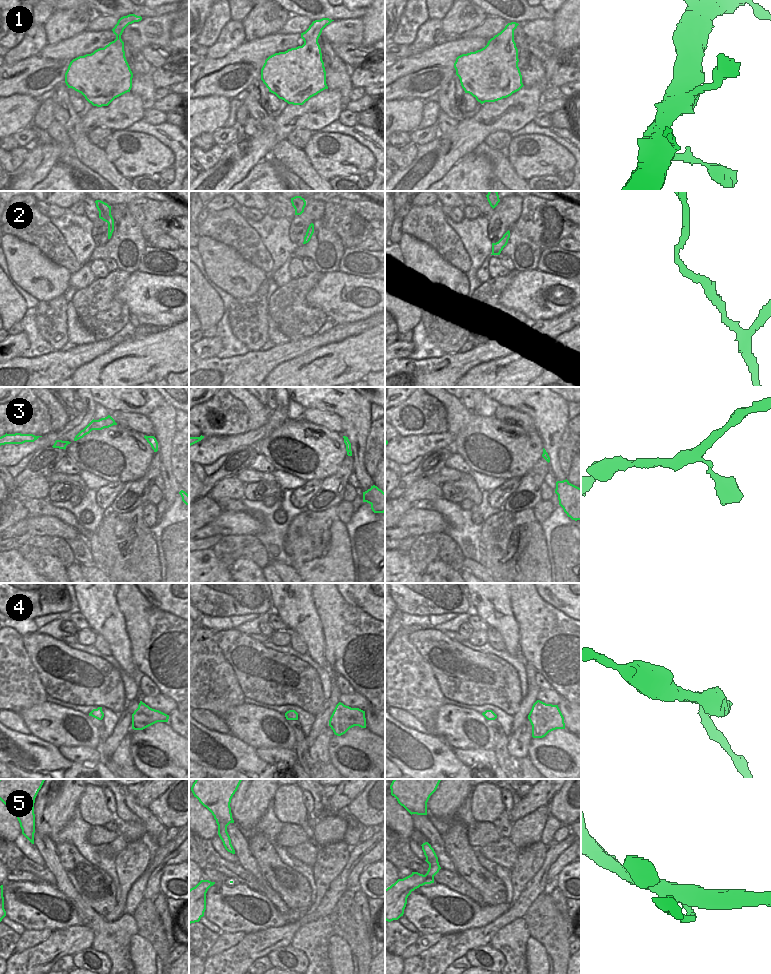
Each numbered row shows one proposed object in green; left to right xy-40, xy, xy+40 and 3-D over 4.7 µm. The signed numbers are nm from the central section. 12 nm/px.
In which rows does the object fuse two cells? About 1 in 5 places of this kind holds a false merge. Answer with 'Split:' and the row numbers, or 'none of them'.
Split: none of them.

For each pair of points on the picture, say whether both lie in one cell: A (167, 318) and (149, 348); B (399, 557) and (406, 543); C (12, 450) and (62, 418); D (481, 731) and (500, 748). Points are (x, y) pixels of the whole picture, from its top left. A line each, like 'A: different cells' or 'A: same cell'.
A: different cells
B: different cells
C: different cells
D: different cells

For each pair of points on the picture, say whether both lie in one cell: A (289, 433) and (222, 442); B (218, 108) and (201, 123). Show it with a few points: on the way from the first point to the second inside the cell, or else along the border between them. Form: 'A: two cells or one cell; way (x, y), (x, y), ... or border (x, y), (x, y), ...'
A: two cells; border (285, 420), (255, 446)
B: one cell; way (214, 110), (205, 119)

